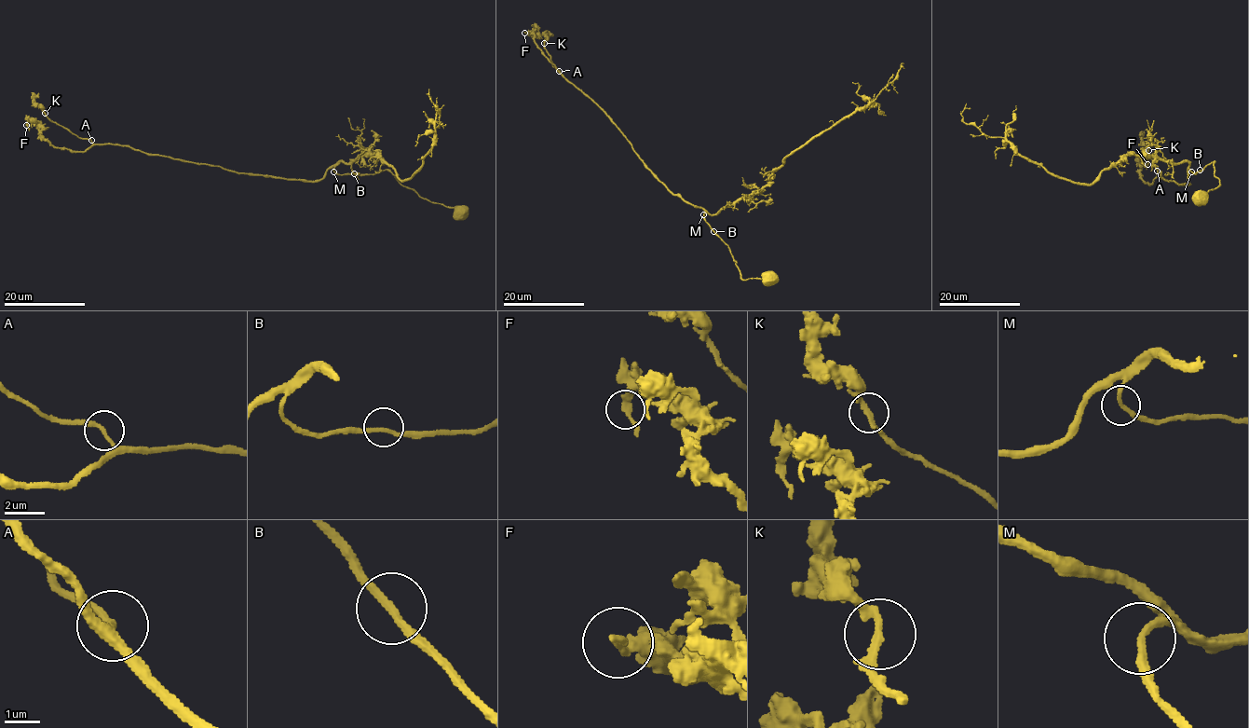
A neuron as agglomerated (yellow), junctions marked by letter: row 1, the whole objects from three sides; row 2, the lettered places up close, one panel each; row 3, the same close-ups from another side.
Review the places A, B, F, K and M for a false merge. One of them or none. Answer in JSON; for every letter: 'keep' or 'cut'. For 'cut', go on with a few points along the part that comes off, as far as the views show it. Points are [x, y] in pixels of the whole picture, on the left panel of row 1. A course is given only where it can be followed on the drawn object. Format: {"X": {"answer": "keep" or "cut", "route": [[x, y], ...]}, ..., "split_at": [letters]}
{"A": {"answer": "keep"}, "B": {"answer": "keep"}, "F": {"answer": "keep"}, "K": {"answer": "keep"}, "M": {"answer": "keep"}, "split_at": []}

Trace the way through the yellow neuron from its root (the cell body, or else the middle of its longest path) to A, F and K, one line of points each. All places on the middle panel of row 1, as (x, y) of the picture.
A: (770, 278), (741, 280), (729, 248), (705, 221), (705, 212), (672, 195), (604, 113), (569, 83), (559, 71)
F: (770, 278), (741, 280), (705, 212), (672, 195), (604, 113), (549, 61), (535, 32), (524, 33)
K: (770, 278), (741, 280), (729, 248), (705, 221), (705, 212), (672, 195), (604, 113), (554, 67), (544, 43)

